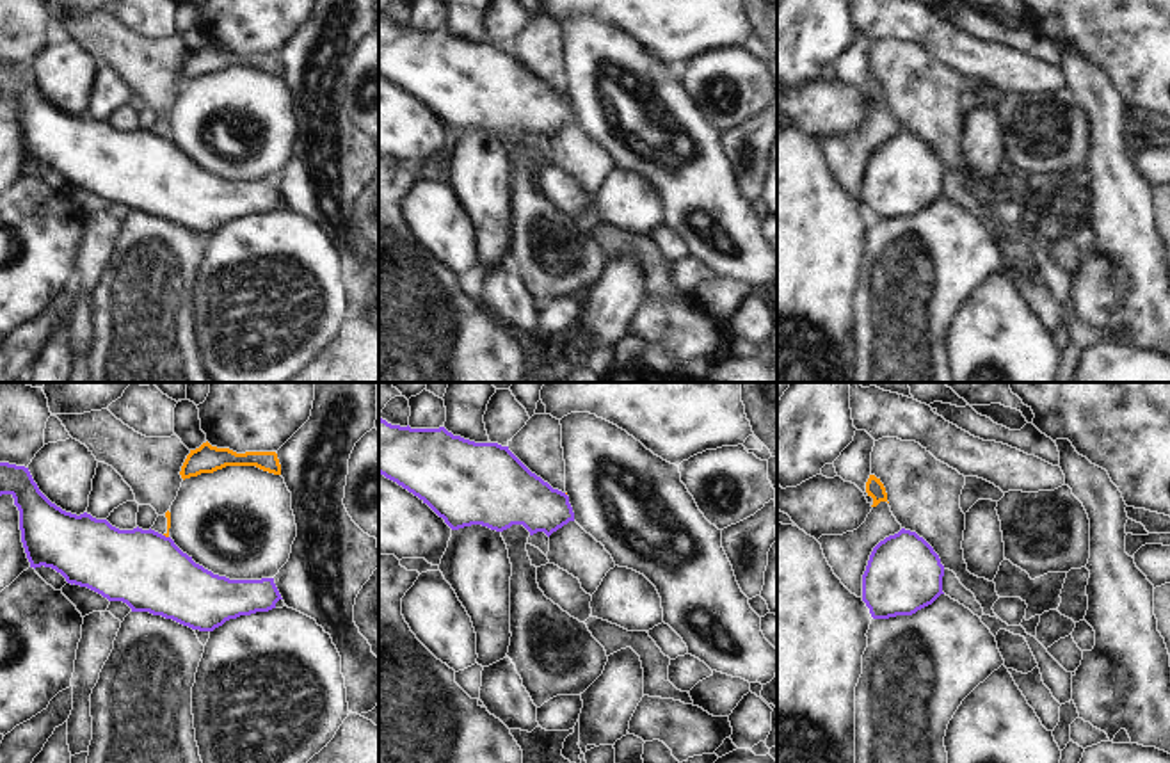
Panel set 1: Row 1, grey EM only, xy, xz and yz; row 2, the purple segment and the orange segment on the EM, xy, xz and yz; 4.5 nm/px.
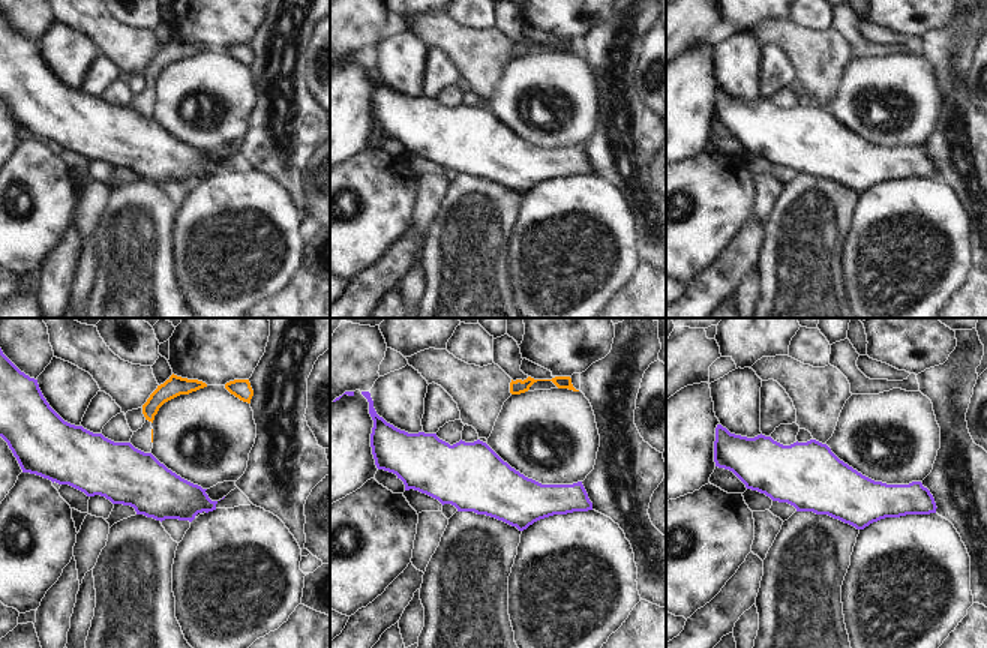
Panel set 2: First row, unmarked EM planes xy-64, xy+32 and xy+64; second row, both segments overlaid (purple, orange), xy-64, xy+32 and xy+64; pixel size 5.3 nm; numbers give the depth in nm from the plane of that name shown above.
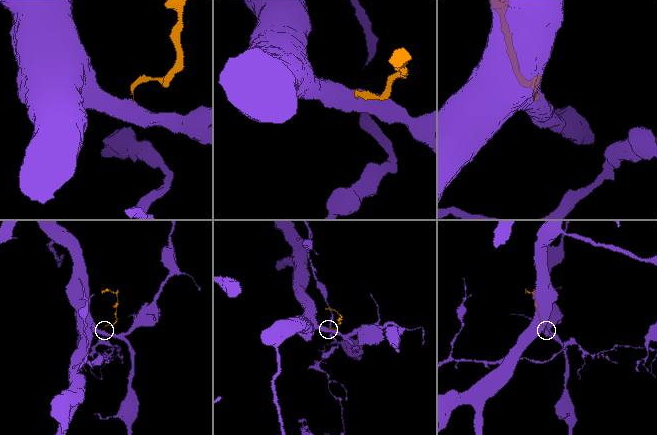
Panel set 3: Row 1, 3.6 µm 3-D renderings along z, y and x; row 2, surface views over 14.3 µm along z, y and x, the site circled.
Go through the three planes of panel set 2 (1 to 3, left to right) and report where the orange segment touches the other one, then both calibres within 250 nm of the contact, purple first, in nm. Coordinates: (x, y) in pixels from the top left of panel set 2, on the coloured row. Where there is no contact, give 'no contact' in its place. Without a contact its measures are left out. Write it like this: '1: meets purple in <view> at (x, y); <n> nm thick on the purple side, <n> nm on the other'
1: no contact
2: no contact
3: no contact

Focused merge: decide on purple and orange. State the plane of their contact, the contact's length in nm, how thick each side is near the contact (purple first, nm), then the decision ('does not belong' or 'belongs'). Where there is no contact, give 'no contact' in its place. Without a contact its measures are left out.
meets purple in xy; contact 30 nm long; 360 nm thick on the purple side, 30 nm on the other; does not belong

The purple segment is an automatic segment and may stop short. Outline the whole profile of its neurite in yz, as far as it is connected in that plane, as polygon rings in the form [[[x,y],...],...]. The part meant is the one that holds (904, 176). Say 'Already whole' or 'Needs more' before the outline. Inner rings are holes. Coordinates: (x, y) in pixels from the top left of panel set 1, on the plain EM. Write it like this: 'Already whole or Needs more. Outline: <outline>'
Already whole. Outline: [[[902,130],[873,149],[862,176],[862,203],[873,221],[912,217],[944,196],[942,178],[934,149]]]

